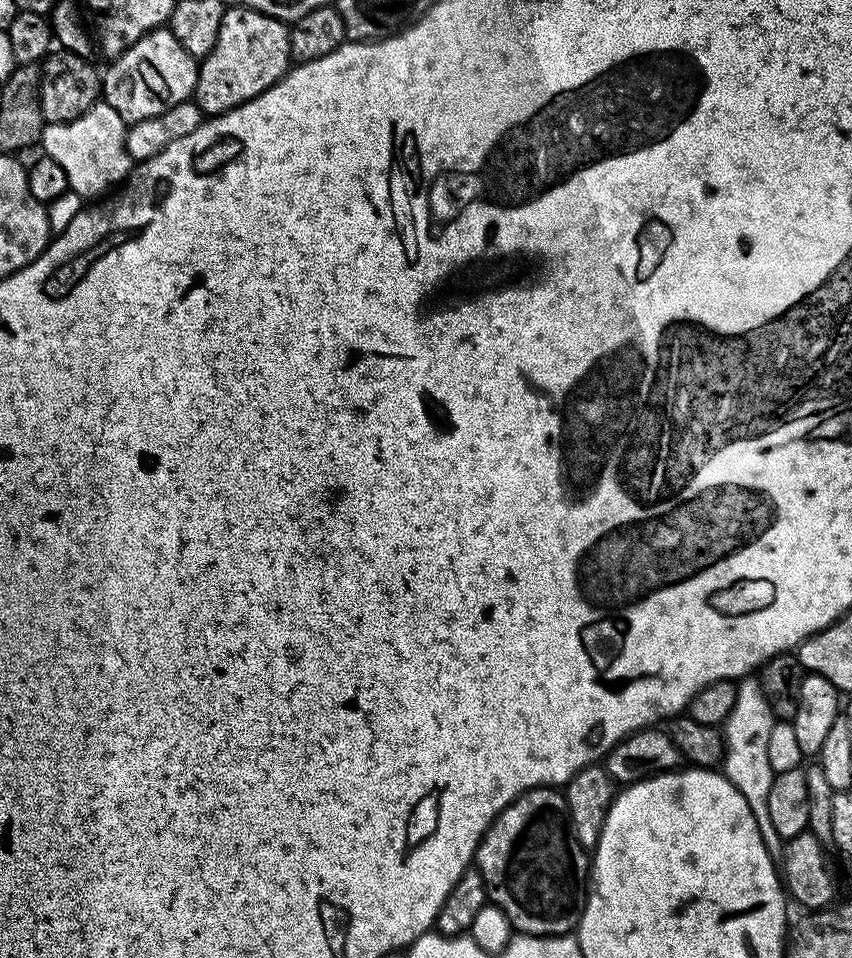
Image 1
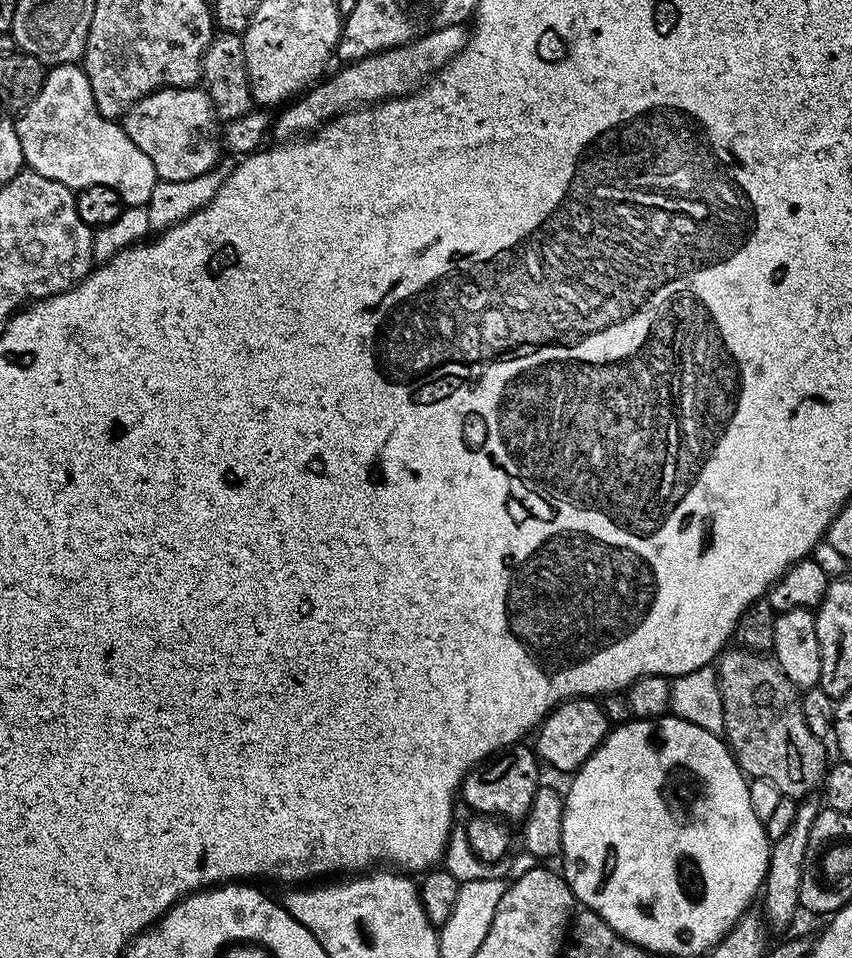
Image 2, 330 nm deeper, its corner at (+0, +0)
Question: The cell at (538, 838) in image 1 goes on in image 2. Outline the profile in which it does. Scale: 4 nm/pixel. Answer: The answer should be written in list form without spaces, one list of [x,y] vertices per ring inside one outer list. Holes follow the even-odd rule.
[[[521,742],[505,748],[503,752],[476,765],[468,772],[460,785],[459,795],[472,807],[473,813],[484,813],[503,818],[505,821],[523,821],[534,802],[534,794],[542,787],[540,780],[541,761],[527,743]]]

